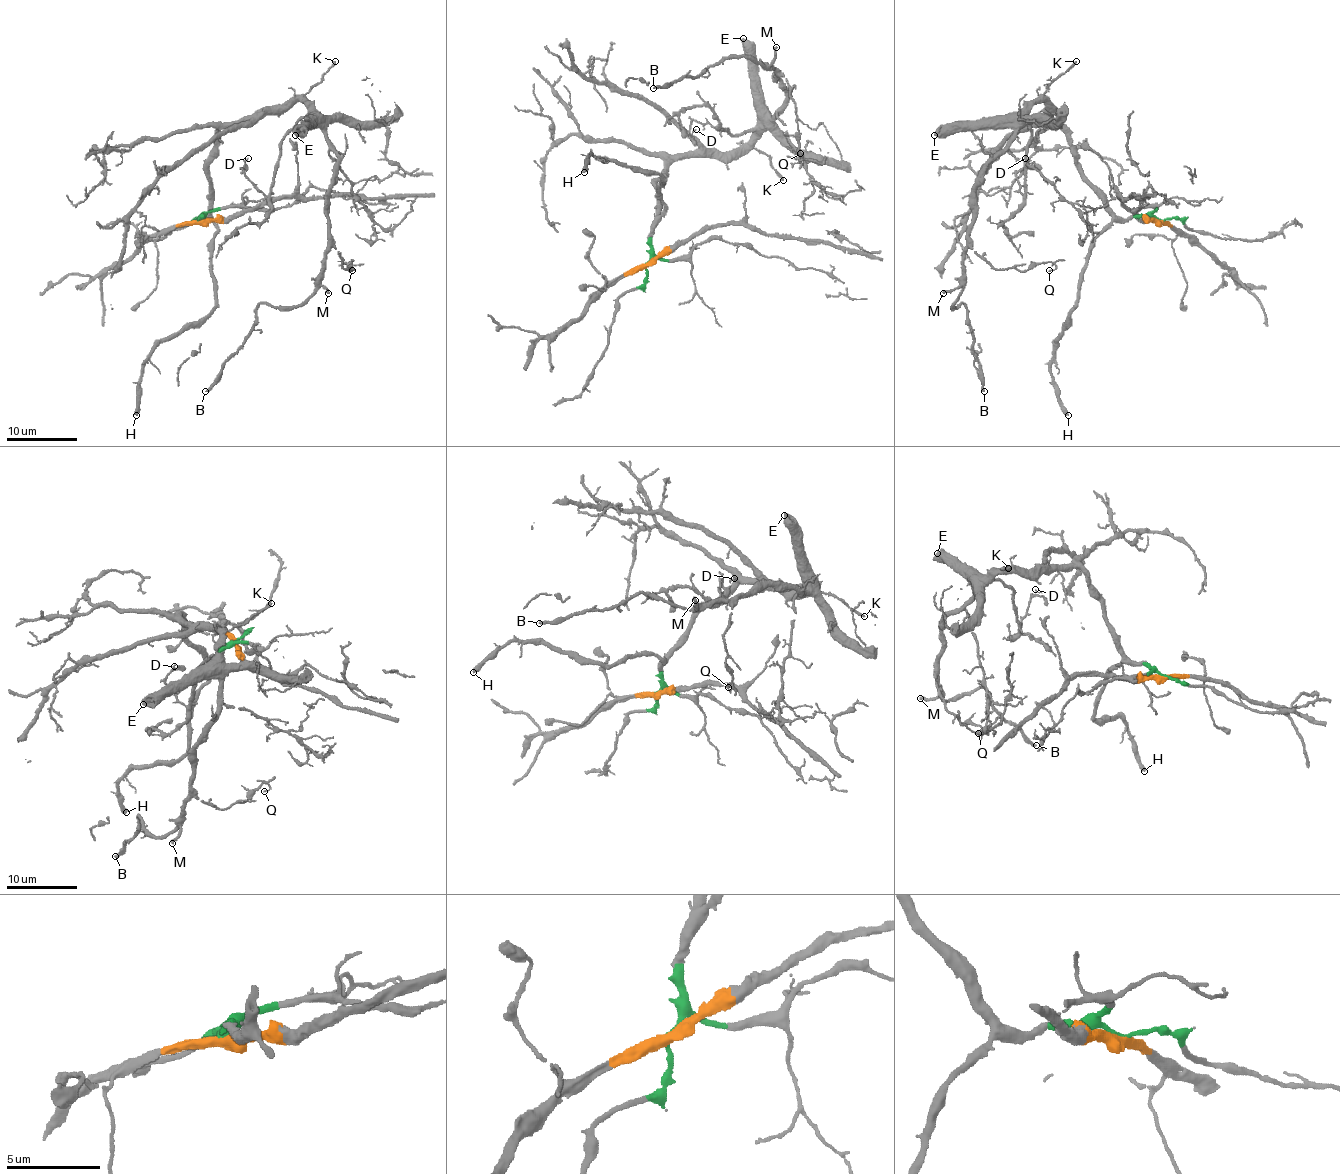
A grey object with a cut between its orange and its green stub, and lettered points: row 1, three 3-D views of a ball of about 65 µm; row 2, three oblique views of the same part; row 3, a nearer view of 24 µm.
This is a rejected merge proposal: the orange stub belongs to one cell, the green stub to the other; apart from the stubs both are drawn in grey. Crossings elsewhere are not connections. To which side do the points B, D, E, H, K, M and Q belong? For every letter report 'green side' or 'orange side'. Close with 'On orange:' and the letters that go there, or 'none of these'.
B: green side
D: green side
E: green side
H: green side
K: green side
M: green side
Q: green side
On orange: none of these

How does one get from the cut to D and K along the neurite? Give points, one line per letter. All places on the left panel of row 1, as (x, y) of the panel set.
D: (199, 219), (215, 132), (300, 99), (307, 106), (281, 145), (267, 196), (240, 168), (247, 157)
K: (199, 219), (205, 219), (208, 210), (208, 162), (215, 136), (222, 125), (282, 113), (305, 95), (335, 62)

